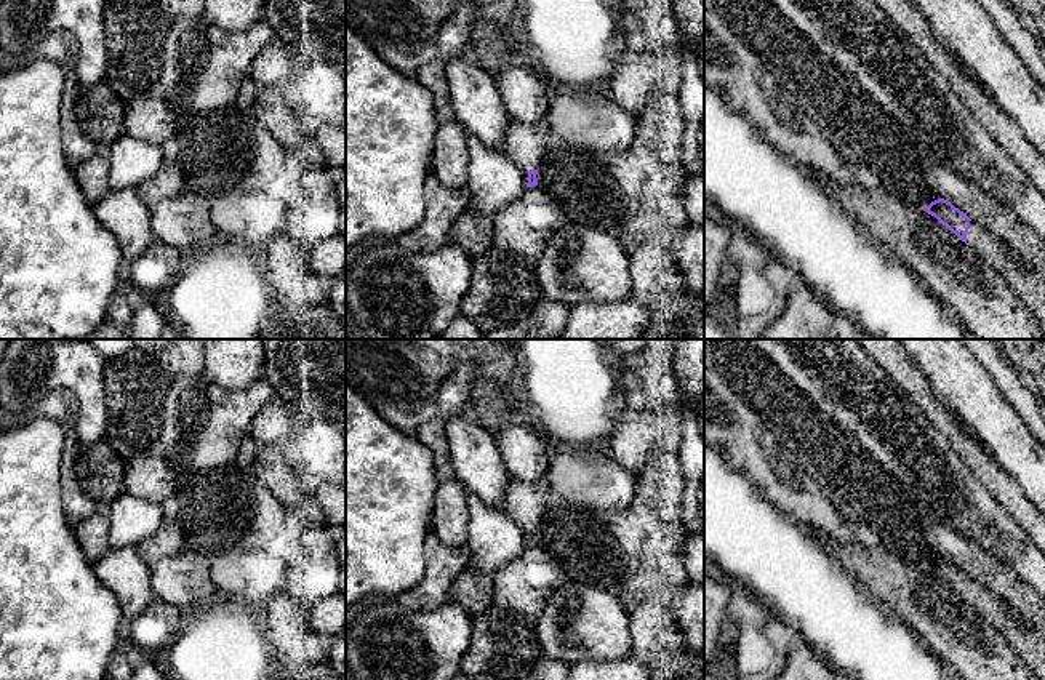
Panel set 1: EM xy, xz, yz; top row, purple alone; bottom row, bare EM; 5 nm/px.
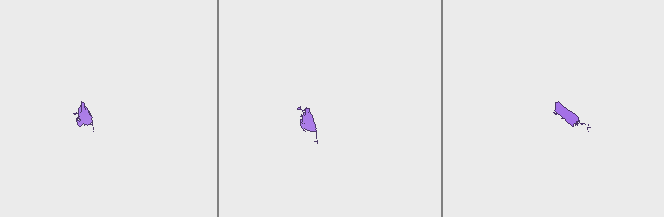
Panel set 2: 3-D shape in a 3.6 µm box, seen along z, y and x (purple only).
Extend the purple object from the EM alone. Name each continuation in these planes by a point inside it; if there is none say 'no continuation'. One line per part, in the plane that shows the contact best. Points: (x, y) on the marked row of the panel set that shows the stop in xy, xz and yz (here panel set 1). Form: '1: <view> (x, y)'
1: xz (525, 144)
2: yz (1029, 287)

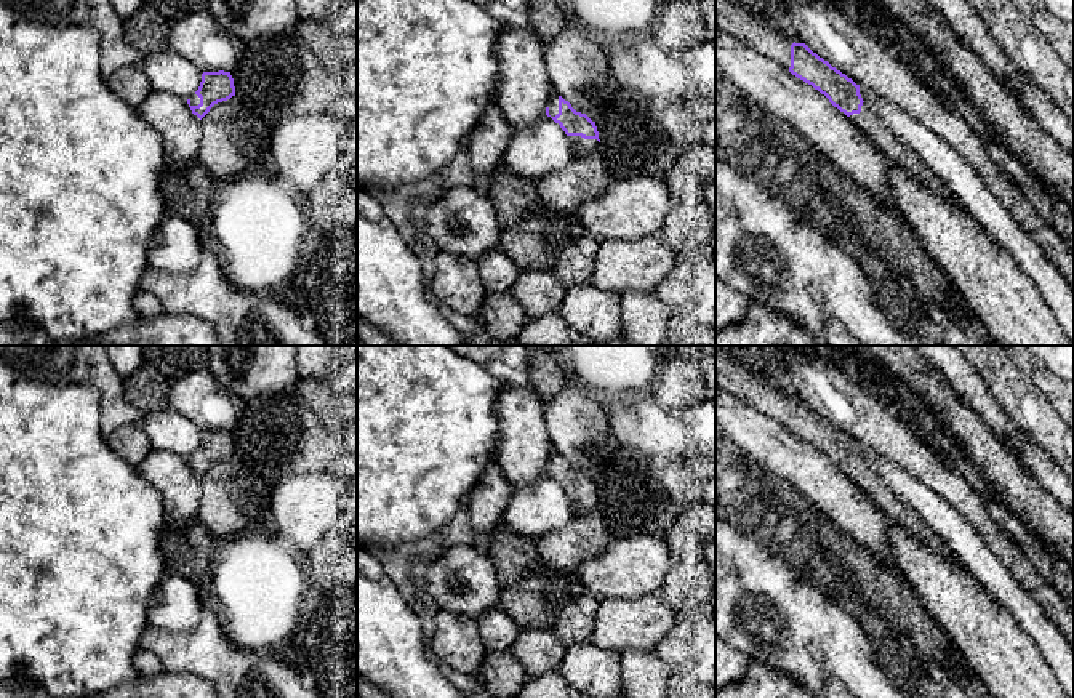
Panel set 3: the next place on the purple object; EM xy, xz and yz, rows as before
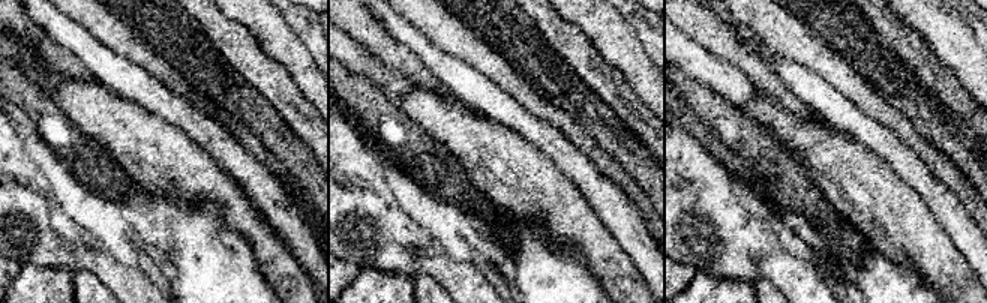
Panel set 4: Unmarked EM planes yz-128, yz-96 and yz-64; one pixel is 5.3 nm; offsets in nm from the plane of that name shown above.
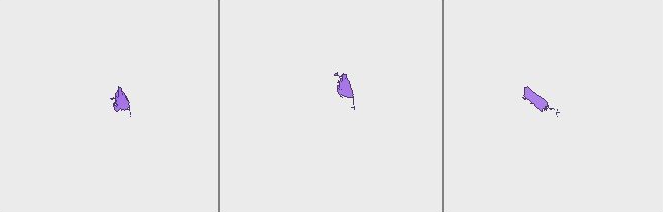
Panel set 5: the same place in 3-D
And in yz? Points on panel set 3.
1: yz (754, 31)
2: yz (869, 122)

